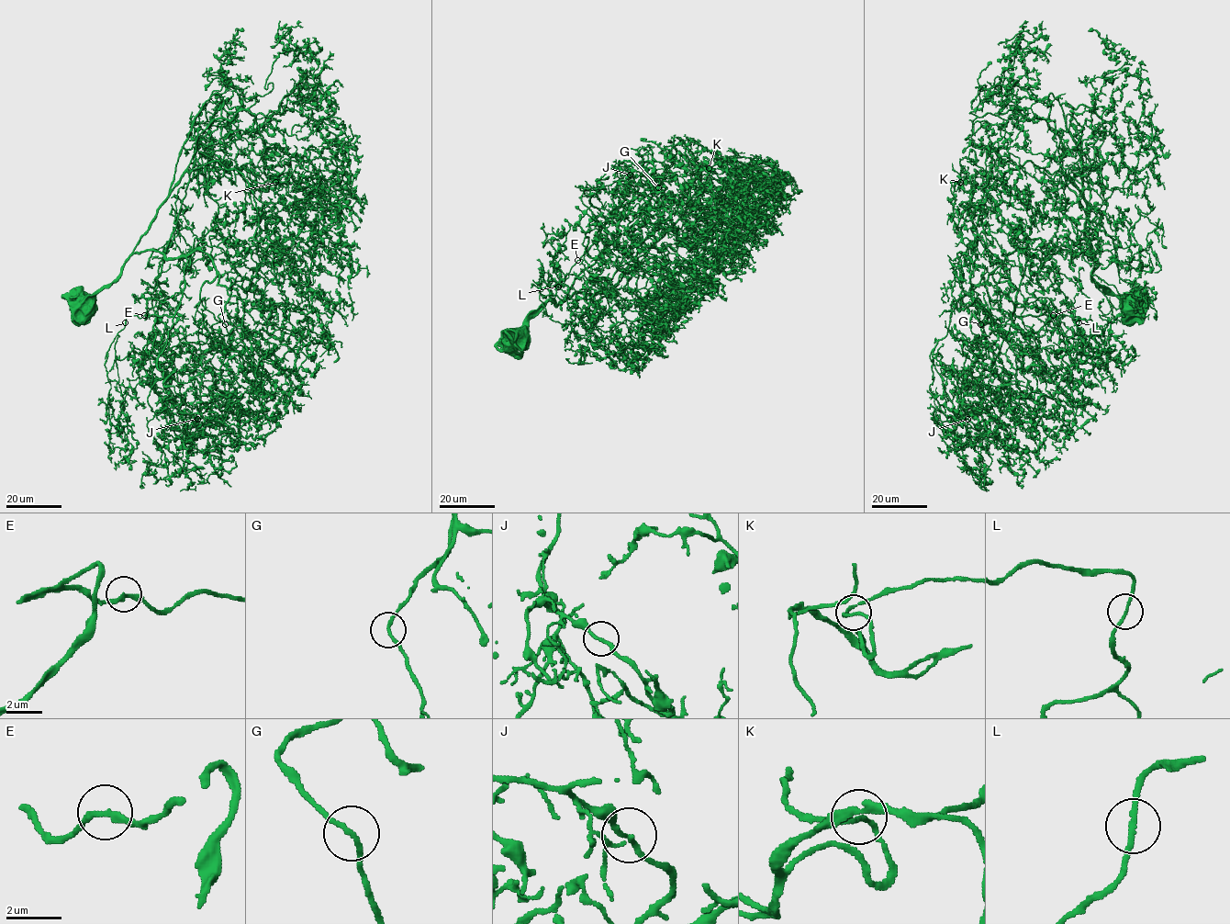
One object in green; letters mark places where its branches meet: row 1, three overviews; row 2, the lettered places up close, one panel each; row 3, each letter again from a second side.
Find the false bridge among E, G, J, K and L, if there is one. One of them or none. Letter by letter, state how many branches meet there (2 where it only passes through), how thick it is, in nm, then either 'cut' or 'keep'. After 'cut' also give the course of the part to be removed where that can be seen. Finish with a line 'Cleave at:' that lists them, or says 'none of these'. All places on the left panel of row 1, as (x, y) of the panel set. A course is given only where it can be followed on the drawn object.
E: 2 branches meet; 170 nm thick; keep
G: 2 branches meet; 160 nm thick; keep
J: 2 branches meet; 180 nm thick; keep
K: 2 branches meet; 170 nm thick; keep
L: 2 branches meet; 150 nm thick; keep
Cleave at: none of these

